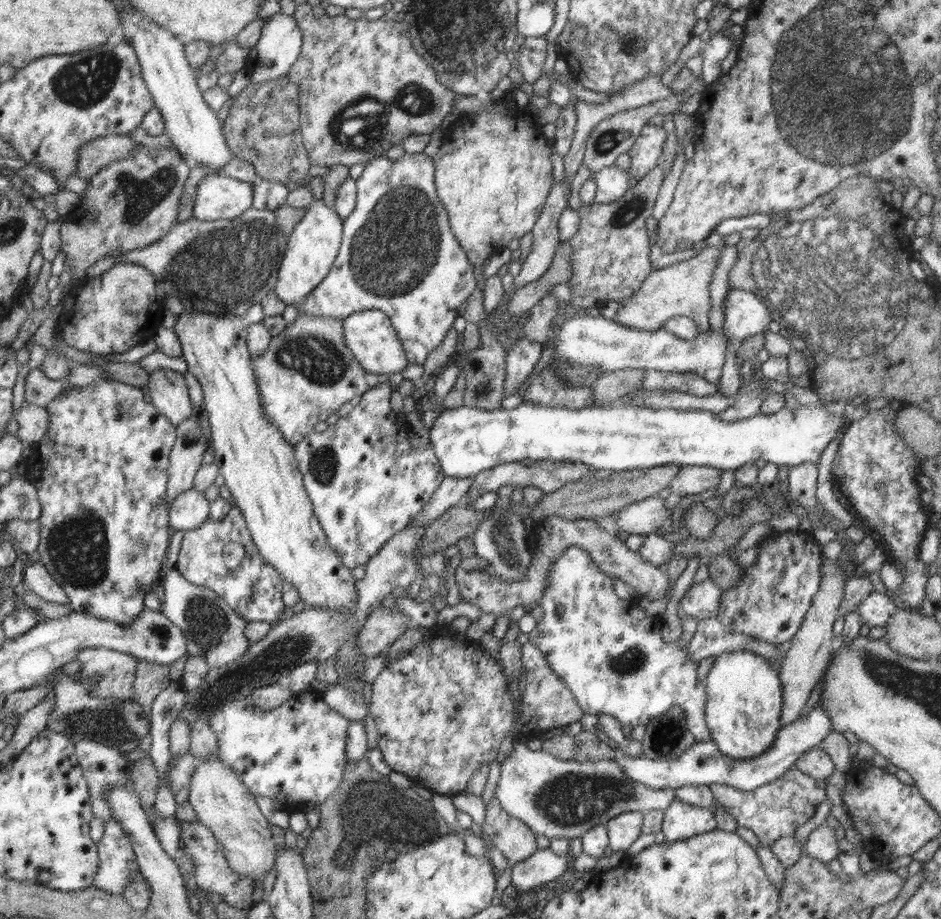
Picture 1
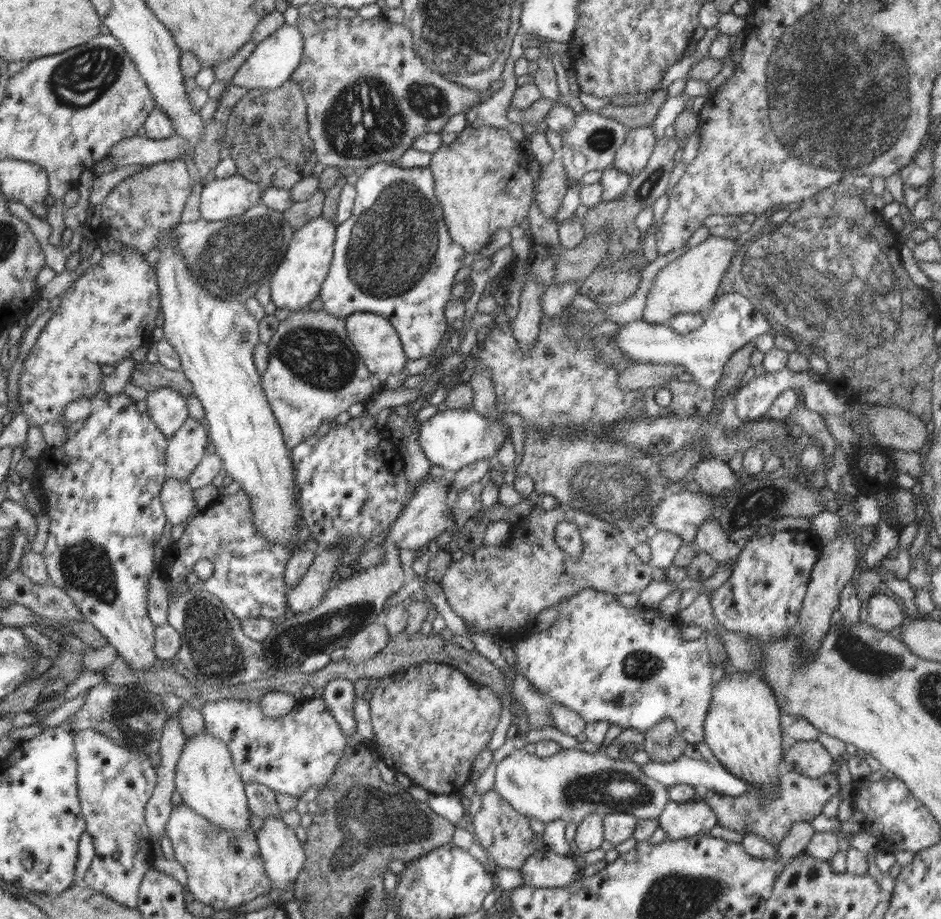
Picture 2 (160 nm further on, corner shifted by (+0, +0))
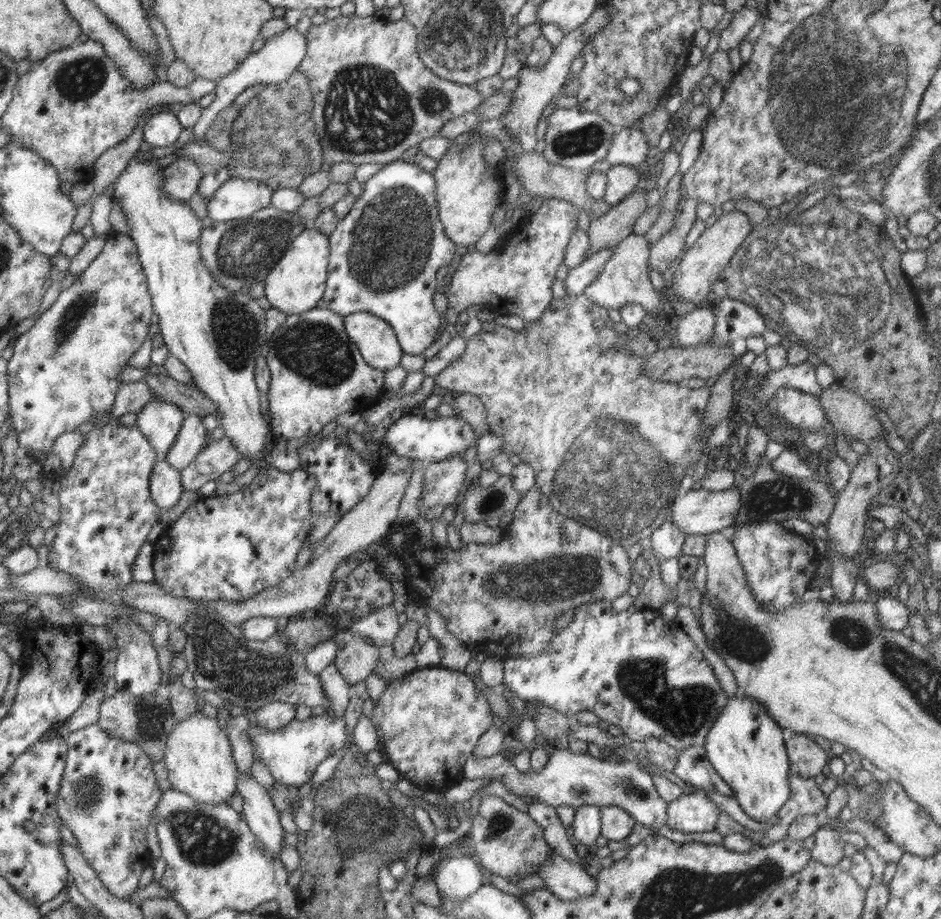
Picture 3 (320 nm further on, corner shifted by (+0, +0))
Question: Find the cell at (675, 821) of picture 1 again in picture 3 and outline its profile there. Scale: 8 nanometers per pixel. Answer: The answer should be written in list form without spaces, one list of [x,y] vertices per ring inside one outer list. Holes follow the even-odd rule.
[[[704,792],[682,794],[667,803],[666,824],[670,829],[689,834],[714,831],[720,811]]]

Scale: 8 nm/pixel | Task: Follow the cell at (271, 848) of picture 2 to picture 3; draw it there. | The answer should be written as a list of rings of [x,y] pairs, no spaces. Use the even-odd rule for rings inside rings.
[[[240,772],[237,774],[236,790],[243,800],[243,820],[272,858],[280,860],[281,851],[287,847],[283,839],[286,831],[268,791],[251,774]]]

